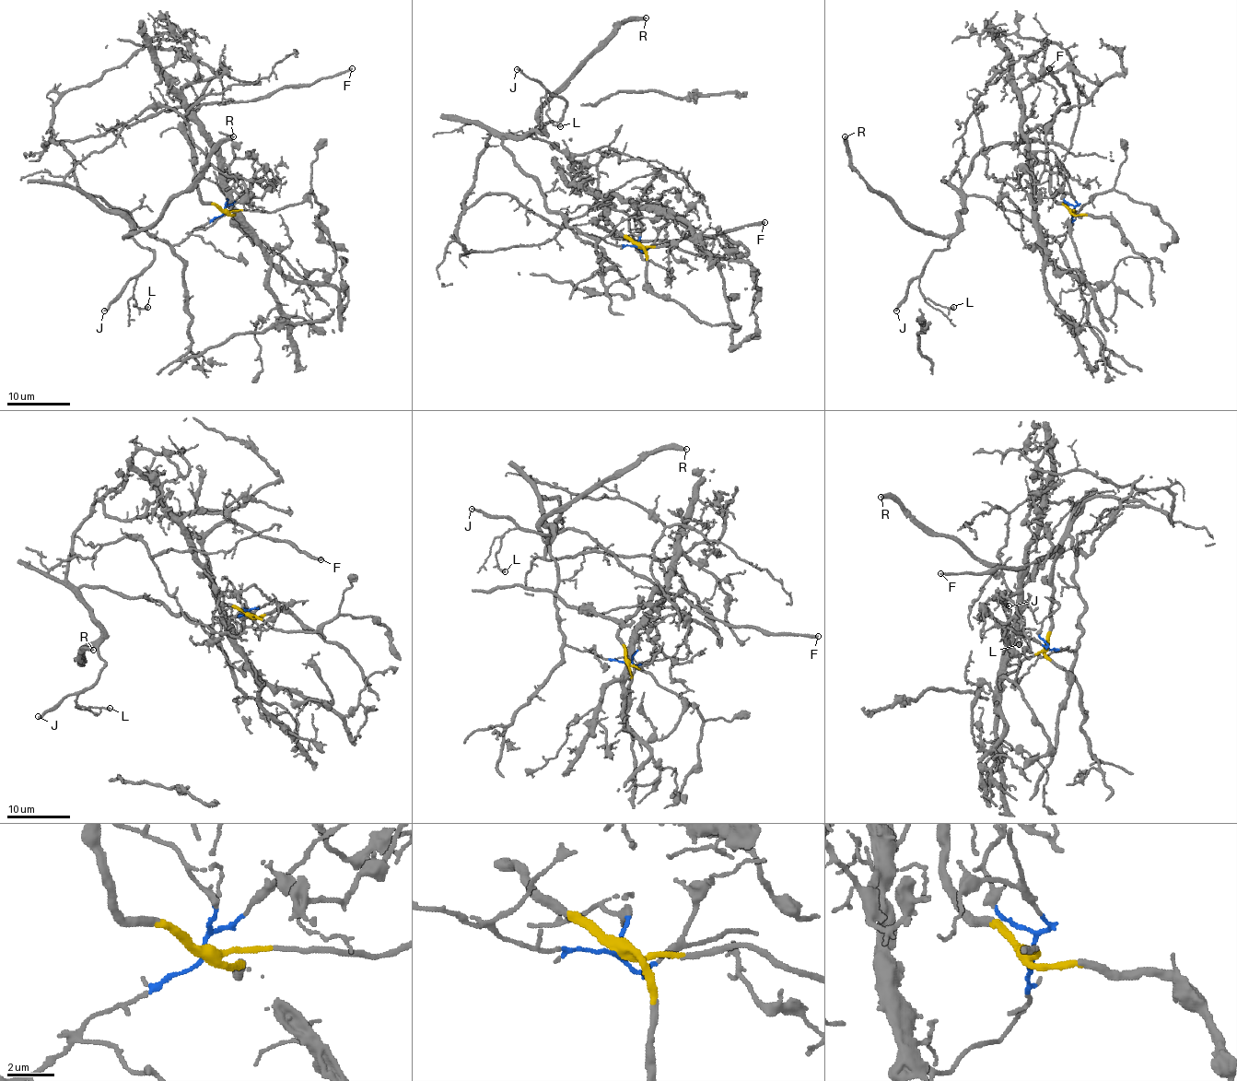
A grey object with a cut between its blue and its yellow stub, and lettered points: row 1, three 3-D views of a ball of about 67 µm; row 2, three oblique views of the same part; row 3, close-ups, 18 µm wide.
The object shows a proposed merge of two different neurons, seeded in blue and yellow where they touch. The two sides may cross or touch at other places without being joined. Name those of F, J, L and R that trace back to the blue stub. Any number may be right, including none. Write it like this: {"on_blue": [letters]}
{"on_blue": ["J", "L", "R"]}

